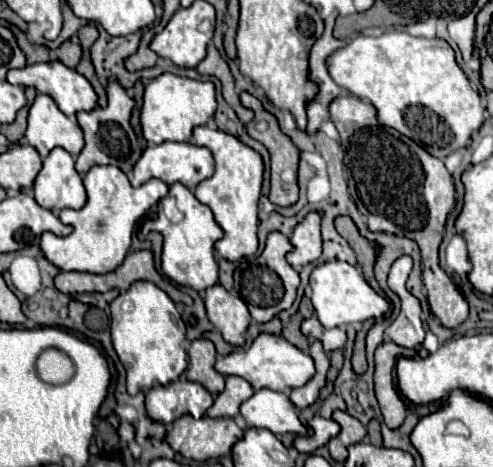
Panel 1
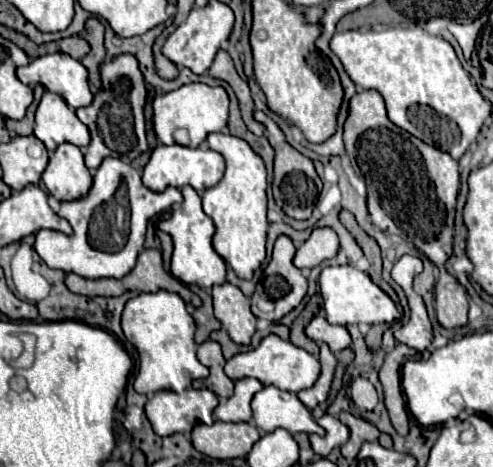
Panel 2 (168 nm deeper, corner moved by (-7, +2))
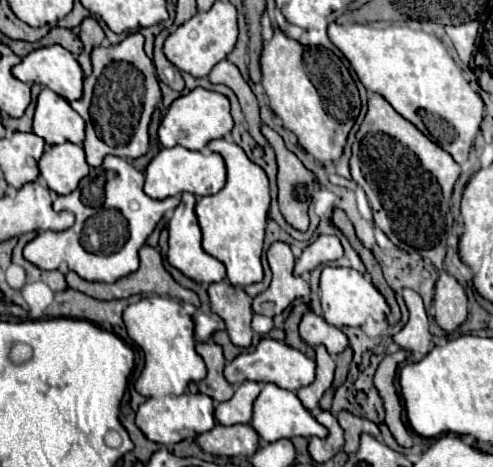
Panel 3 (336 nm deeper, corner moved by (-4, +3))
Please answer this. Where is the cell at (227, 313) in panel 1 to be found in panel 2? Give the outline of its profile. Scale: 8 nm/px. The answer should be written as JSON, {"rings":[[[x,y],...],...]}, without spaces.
{"rings":[[[230,282],[212,288],[214,316],[236,344],[250,344],[256,330],[256,316],[250,312],[250,300]]]}

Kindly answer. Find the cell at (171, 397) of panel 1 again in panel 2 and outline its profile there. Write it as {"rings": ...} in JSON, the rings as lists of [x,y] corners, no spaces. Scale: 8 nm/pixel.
{"rings":[[[186,388],[184,392],[160,390],[144,406],[146,416],[158,436],[170,436],[174,432],[190,432],[194,422],[212,424],[214,408],[218,406],[216,394],[202,388]]]}

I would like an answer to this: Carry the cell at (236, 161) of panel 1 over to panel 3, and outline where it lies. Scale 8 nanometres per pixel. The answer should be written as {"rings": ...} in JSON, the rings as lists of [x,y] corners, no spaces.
{"rings":[[[213,139],[207,147],[225,159],[227,183],[219,193],[201,197],[195,205],[195,215],[201,227],[203,251],[225,265],[227,279],[231,285],[257,283],[263,279],[261,256],[267,211],[271,205],[269,179],[265,171],[259,165],[255,165],[239,145],[227,139]]]}

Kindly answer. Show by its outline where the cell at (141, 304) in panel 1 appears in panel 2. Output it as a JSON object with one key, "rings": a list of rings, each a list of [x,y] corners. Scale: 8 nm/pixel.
{"rings":[[[168,290],[146,292],[130,298],[122,312],[122,330],[126,340],[136,348],[140,370],[134,380],[134,390],[140,394],[154,394],[158,390],[182,392],[196,378],[206,378],[208,368],[196,358],[194,330],[196,322],[188,314],[184,300]]]}

